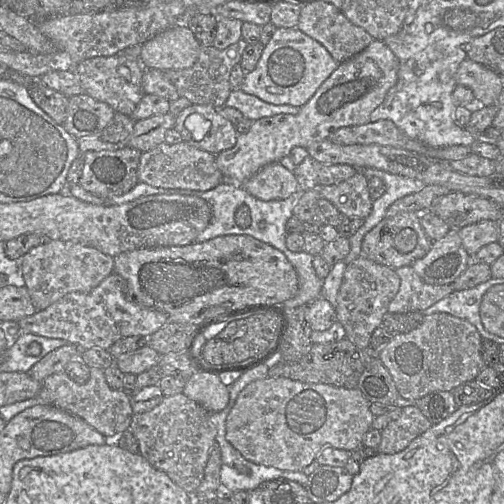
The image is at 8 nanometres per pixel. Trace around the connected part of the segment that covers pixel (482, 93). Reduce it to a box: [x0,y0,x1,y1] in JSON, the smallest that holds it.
[455,59,501,106]

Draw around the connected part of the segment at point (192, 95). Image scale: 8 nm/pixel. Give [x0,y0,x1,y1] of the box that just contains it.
[164,39,247,107]

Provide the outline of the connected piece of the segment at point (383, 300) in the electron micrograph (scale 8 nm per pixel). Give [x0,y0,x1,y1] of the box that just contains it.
[336,255,400,350]

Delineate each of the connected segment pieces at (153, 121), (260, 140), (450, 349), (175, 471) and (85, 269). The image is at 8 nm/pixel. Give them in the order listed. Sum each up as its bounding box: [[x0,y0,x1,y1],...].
[[123,113,176,153],[216,39,399,185],[378,313,487,402],[130,392,217,495],[18,240,114,311]]

